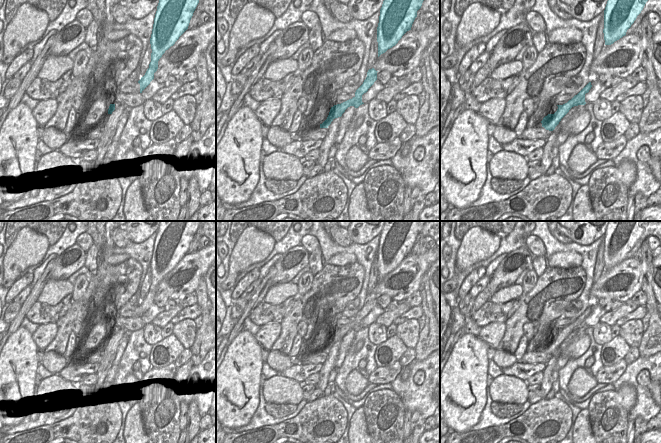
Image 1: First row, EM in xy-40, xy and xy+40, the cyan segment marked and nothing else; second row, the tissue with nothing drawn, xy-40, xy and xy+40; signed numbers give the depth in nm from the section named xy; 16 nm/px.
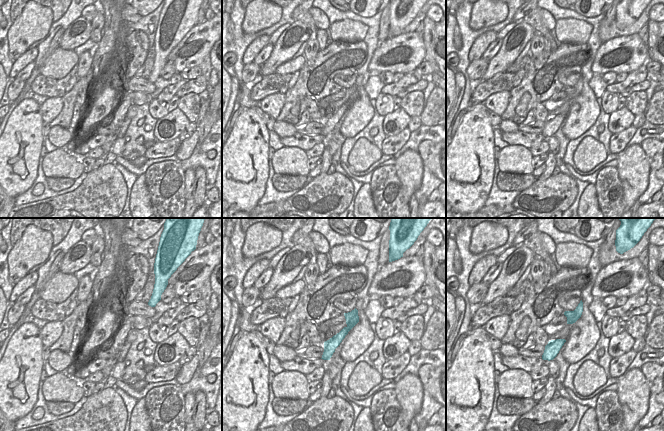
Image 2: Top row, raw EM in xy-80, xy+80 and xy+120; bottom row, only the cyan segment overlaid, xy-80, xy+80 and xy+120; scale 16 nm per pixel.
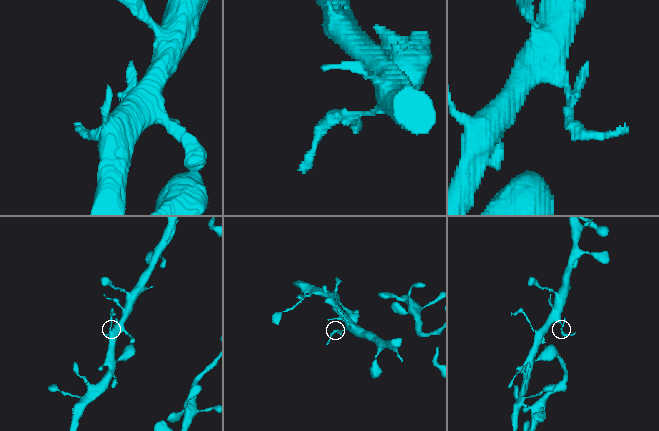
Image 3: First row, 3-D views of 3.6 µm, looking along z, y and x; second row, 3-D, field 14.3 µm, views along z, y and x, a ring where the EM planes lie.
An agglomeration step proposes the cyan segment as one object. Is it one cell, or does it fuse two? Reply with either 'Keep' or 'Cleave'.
Cleave

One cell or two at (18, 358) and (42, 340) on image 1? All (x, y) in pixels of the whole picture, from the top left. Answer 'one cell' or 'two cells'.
two cells

